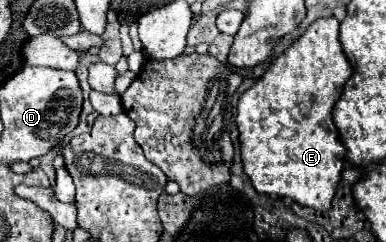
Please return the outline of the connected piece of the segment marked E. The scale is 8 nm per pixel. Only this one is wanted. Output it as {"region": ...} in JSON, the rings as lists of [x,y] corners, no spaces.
{"region":[[[327,16],[313,22],[297,42],[293,42],[279,58],[273,60],[273,64],[257,82],[247,92],[243,92],[237,106],[241,160],[245,174],[251,178],[251,184],[259,194],[289,196],[297,204],[315,210],[331,208],[347,152],[339,138],[337,126],[333,124],[331,110],[351,74],[353,66],[339,42],[339,20],[335,16]]]}

